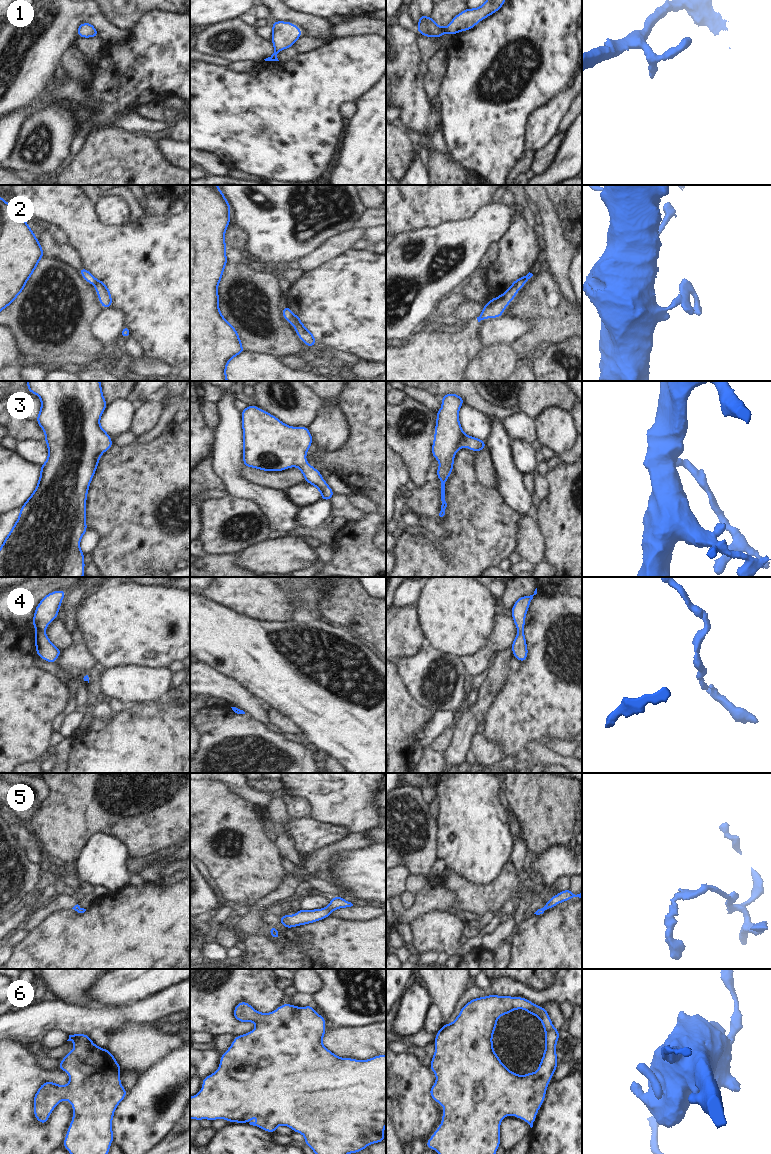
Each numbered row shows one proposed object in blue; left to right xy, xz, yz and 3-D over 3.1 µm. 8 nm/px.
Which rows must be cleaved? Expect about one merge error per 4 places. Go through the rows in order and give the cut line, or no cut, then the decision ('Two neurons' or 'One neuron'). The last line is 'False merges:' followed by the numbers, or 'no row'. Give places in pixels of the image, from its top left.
1: No split. One neuron
2: Split along xz (293, 314), (288, 319). Two neurons
3: No split. One neuron
4: No split. One neuron
5: No split. One neuron
6: No split. One neuron
False merges: 2.

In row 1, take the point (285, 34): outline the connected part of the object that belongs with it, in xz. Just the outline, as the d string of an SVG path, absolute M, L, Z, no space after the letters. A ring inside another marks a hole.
M276 21L272 24L273 33L271 41L274 45L274 53L264 59L265 61L279 61L277 53L292 47L302 35L300 28L291 22Z

